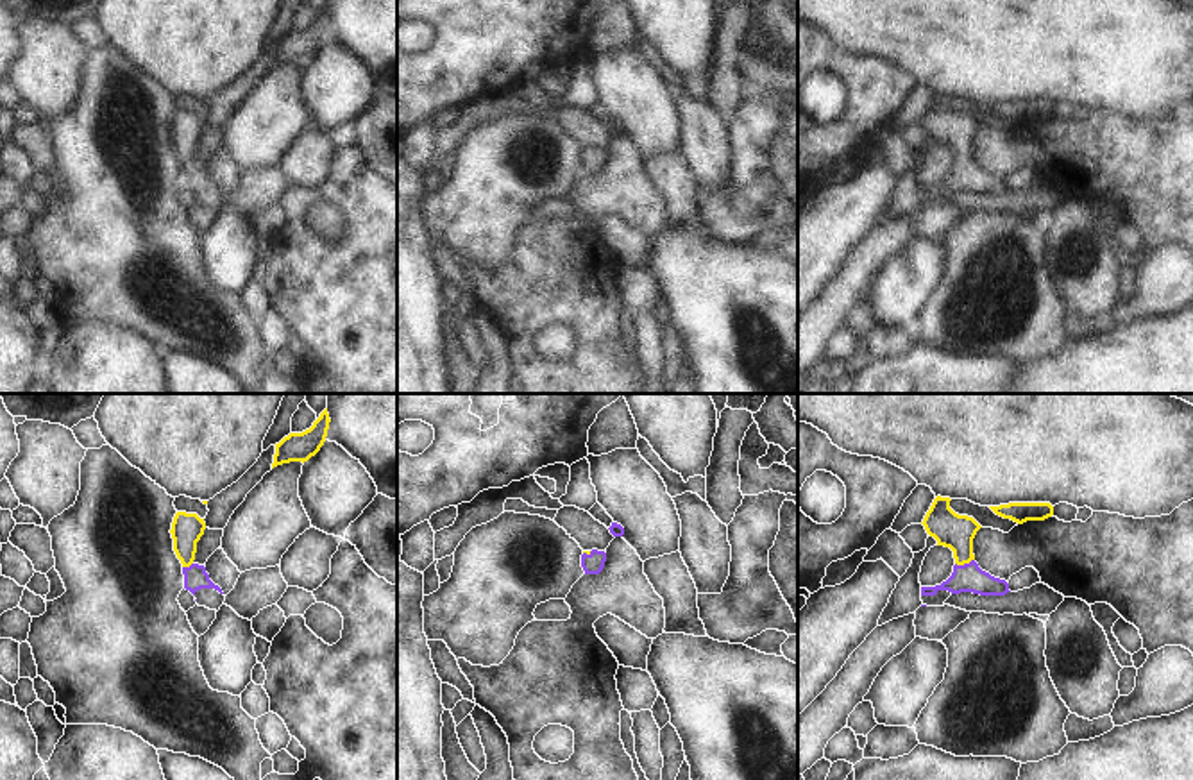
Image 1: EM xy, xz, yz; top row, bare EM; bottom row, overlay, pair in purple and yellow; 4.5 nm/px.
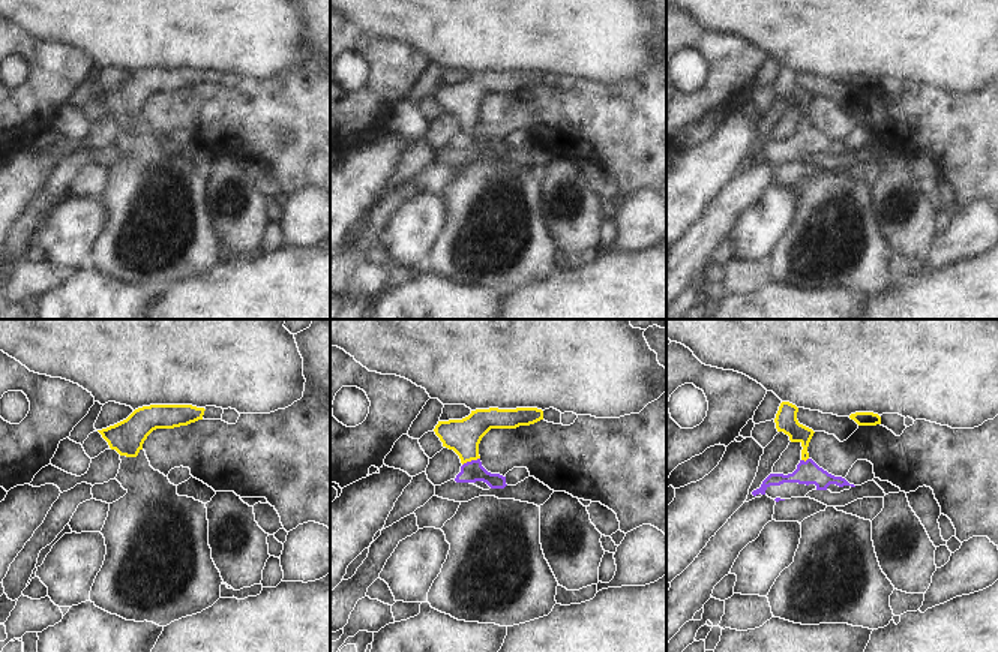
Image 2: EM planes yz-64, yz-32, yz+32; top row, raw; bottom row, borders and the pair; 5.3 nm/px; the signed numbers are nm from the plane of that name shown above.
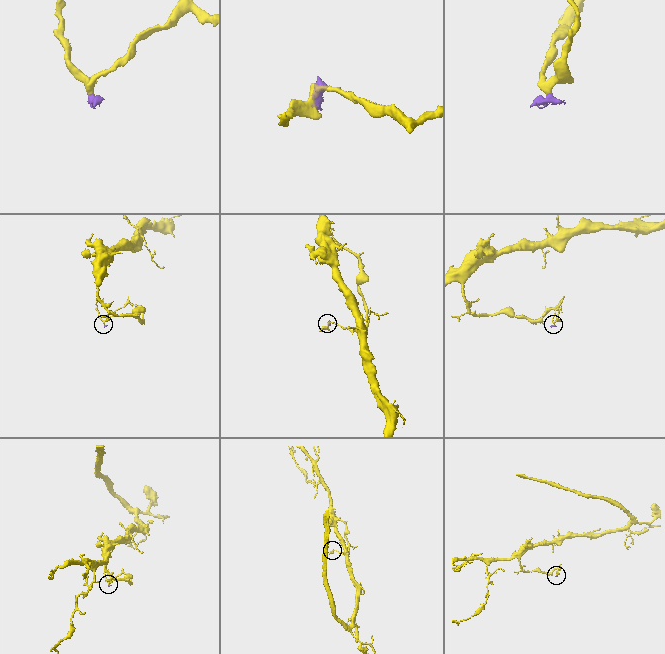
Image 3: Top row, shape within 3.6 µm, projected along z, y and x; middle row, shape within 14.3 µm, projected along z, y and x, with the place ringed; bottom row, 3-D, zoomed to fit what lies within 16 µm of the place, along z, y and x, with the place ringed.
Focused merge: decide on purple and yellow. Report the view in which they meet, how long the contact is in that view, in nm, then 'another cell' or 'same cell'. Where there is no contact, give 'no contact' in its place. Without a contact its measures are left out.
yz | 90 nm | same cell

